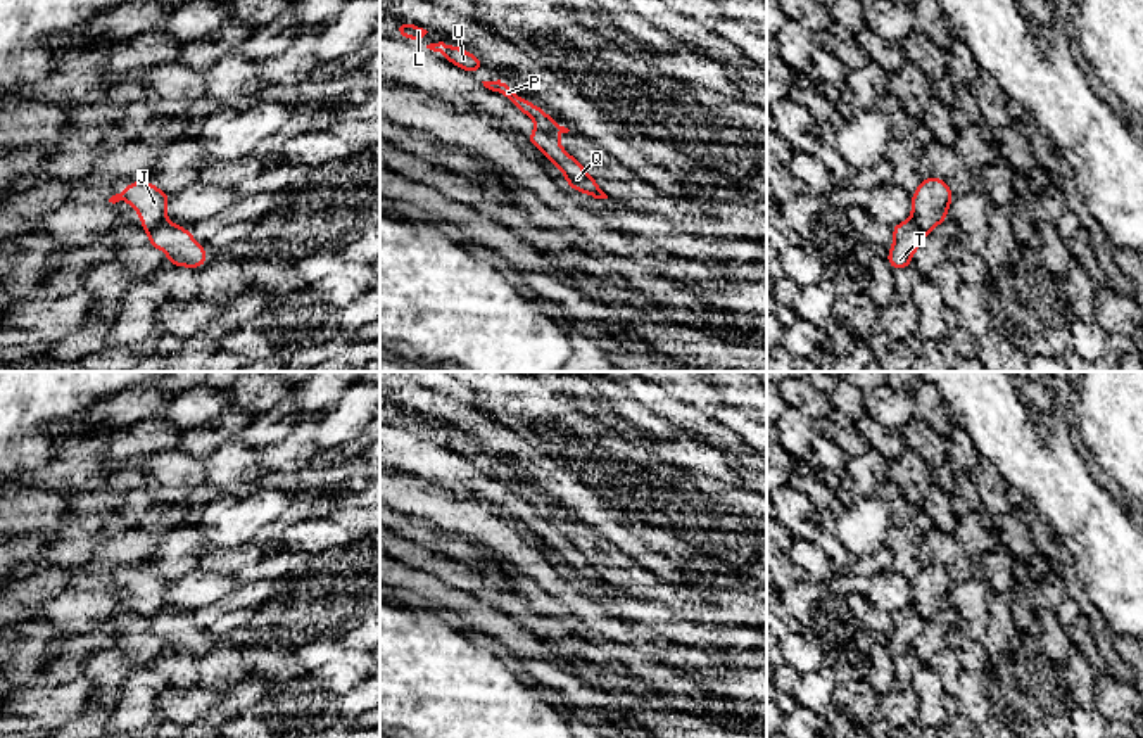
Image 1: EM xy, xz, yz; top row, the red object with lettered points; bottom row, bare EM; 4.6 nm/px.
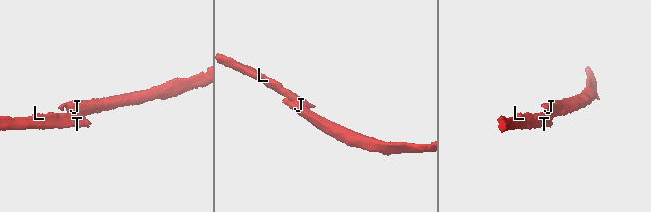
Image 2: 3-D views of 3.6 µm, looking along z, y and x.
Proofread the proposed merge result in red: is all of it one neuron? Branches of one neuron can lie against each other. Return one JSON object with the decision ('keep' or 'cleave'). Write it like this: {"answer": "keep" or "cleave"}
{"answer": "cleave"}

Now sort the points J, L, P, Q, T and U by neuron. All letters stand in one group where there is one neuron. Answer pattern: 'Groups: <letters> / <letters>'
Groups: J Q / L P T U

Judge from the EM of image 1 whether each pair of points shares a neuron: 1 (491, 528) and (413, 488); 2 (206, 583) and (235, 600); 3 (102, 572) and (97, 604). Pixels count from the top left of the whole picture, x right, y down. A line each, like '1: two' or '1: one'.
1: one
2: two
3: two

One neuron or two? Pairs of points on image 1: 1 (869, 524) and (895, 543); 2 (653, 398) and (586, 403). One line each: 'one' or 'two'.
1: two
2: two

